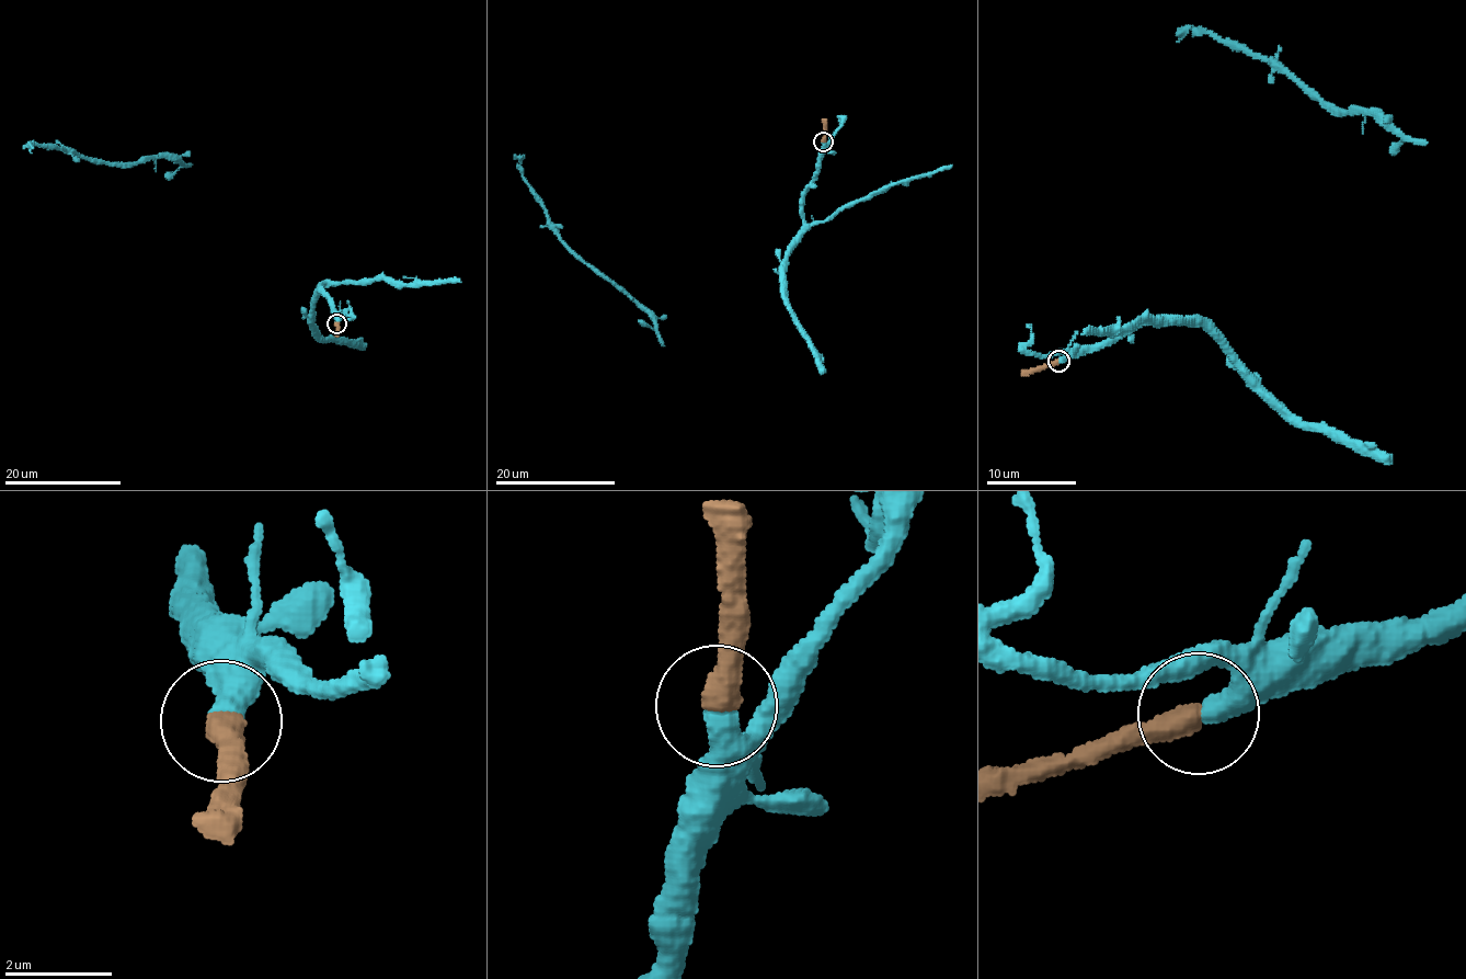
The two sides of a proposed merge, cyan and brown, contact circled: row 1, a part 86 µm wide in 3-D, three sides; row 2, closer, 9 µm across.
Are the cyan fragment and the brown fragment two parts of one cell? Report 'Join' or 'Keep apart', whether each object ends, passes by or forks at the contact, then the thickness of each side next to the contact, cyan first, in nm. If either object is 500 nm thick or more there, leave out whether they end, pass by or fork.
Join. At the ring cyan ends. At the ring brown ends. Thickness 480 nm (cyan) against 480 nm

